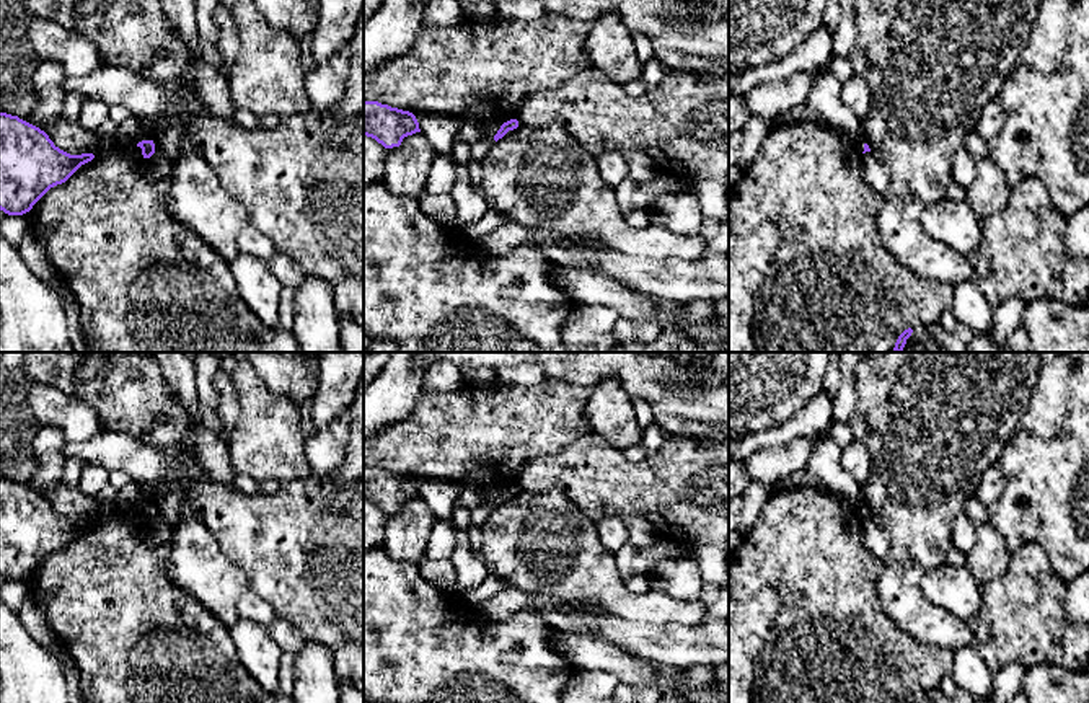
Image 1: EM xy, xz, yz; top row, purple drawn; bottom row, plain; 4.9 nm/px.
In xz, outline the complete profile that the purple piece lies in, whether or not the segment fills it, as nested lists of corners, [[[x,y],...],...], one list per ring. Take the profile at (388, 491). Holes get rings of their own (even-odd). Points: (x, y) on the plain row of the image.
[[[364,466],[364,501],[385,514],[399,512],[403,504],[421,497],[416,481],[378,466]]]

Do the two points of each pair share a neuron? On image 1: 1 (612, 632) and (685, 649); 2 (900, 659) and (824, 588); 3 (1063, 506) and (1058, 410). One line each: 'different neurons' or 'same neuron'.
1: same neuron
2: same neuron
3: same neuron

